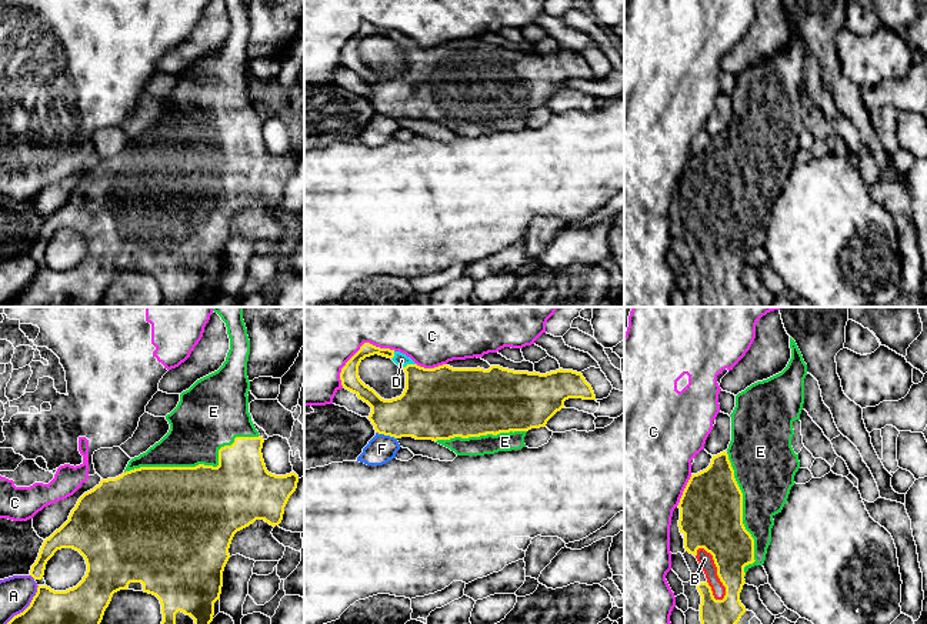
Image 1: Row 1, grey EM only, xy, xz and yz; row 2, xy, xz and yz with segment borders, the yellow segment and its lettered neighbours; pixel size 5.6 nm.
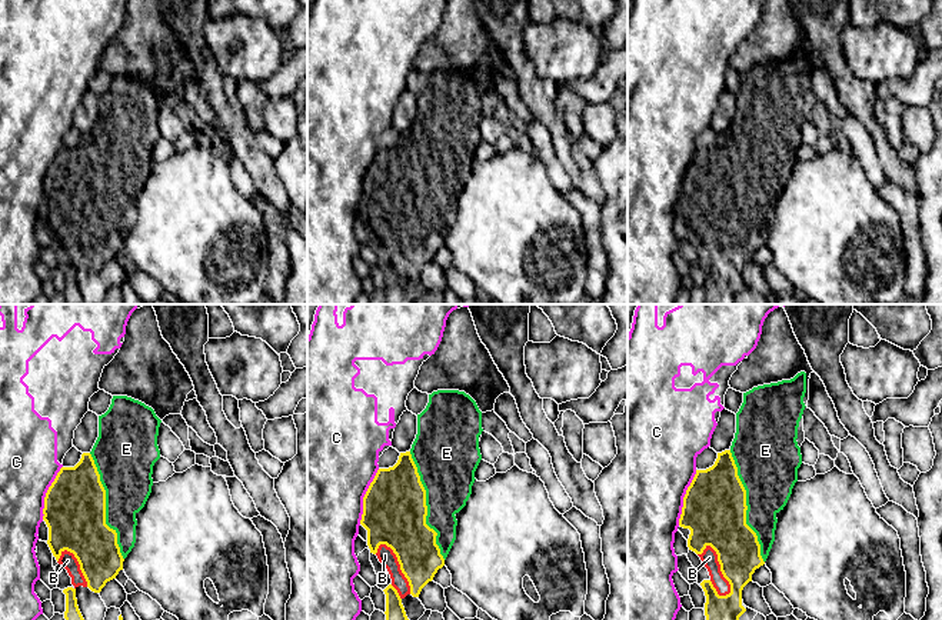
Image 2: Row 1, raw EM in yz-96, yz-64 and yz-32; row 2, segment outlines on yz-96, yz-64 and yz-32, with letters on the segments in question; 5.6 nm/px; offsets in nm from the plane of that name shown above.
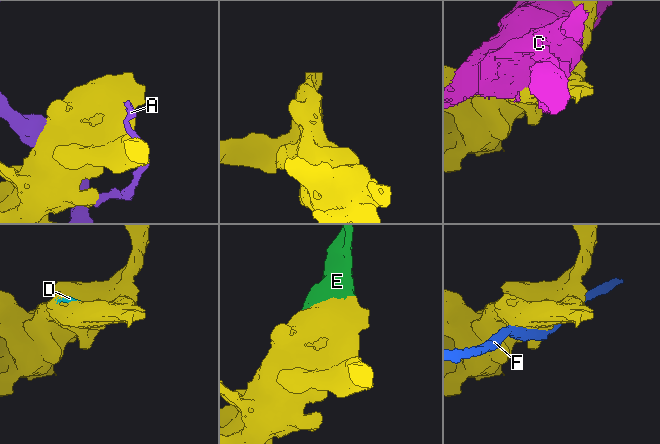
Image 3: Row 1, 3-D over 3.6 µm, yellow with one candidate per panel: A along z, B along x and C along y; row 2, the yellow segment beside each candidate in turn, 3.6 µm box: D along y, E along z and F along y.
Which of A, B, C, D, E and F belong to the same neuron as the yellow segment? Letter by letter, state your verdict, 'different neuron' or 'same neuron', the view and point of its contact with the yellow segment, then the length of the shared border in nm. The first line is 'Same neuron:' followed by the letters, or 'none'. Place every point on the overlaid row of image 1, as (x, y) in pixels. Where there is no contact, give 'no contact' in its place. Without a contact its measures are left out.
Same neuron: B, D, E
A: different neuron | xy (27, 607) | 280 nm
B: same neuron | yz (717, 571) | 340 nm
C: different neuron | xz (359, 350) | 360 nm
D: same neuron | xz (409, 364) | 80 nm
E: same neuron | xy (199, 464) | 800 nm
F: different neuron | xz (386, 434) | 130 nm

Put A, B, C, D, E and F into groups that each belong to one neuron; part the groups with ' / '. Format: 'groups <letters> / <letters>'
groups A / B D E / C / F

